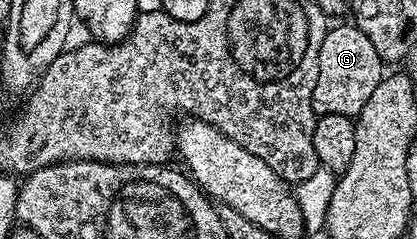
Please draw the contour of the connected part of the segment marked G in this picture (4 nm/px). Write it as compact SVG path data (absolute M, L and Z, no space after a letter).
M343 24L332 25L327 31L325 40L321 40L321 52L317 64L317 84L313 84L311 103L313 104L313 112L317 116L328 114L329 116L355 118L361 112L361 108L365 108L369 96L373 96L377 84L381 84L381 80L385 76L385 64L381 60L381 56L377 56L377 48L373 48L369 36L365 36L365 32L358 30L354 24L339 25Z

